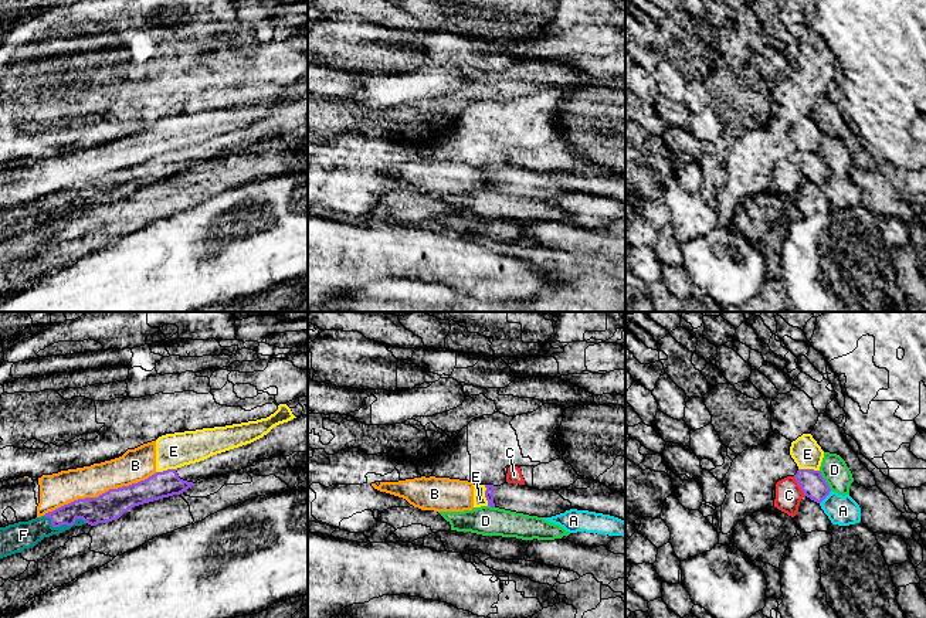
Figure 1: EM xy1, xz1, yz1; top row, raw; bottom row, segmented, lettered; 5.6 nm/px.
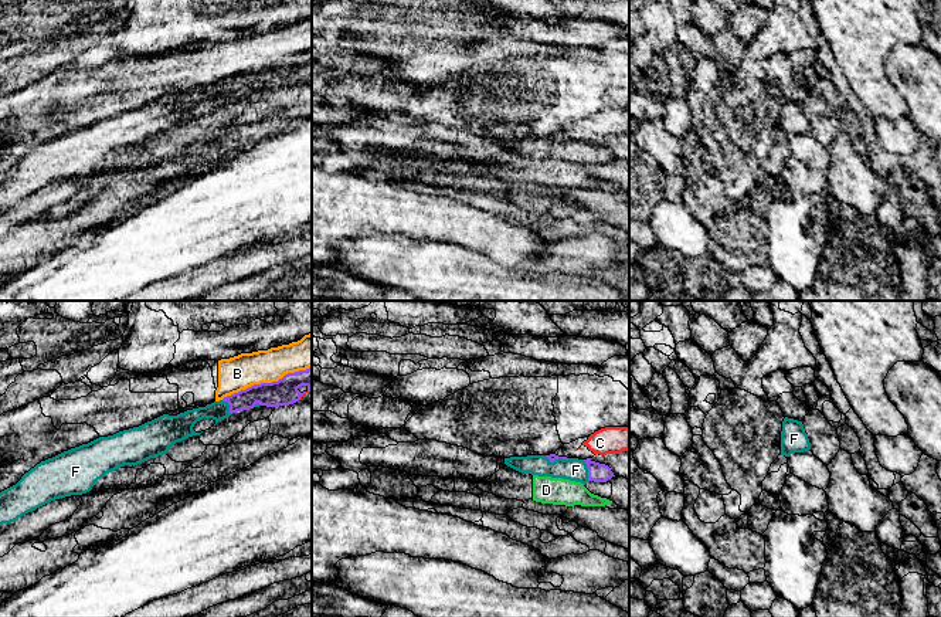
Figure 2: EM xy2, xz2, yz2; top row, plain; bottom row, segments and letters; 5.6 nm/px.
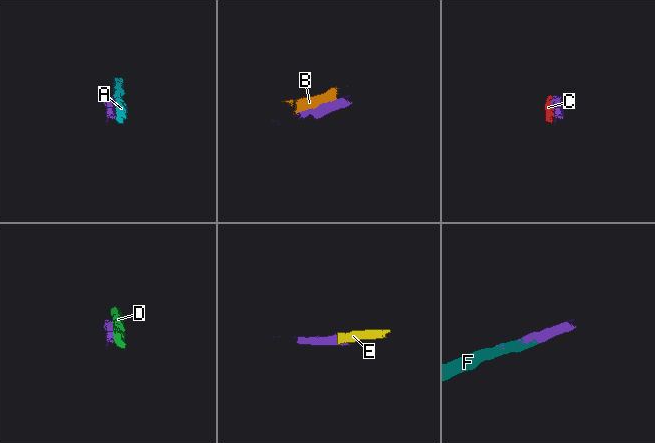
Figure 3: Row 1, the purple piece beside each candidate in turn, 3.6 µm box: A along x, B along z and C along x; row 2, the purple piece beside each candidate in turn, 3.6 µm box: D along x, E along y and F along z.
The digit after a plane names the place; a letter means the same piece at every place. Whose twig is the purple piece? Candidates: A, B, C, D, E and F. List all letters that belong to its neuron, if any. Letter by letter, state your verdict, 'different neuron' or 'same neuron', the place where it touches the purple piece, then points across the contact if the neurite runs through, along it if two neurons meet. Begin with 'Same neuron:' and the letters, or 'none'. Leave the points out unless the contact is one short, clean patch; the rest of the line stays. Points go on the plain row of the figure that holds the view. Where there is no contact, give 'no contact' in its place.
Same neuron: F
A: different neuron | yz1 (826, 179)
B: different neuron | xy1 (99, 177)
C: different neuron | yz1 (799, 167)
D: different neuron | yz1 (824, 163)
E: different neuron | xz1 (485, 177) | along xz1 (484, 167), (488, 187)
F: same neuron | xy1 (63, 206)

